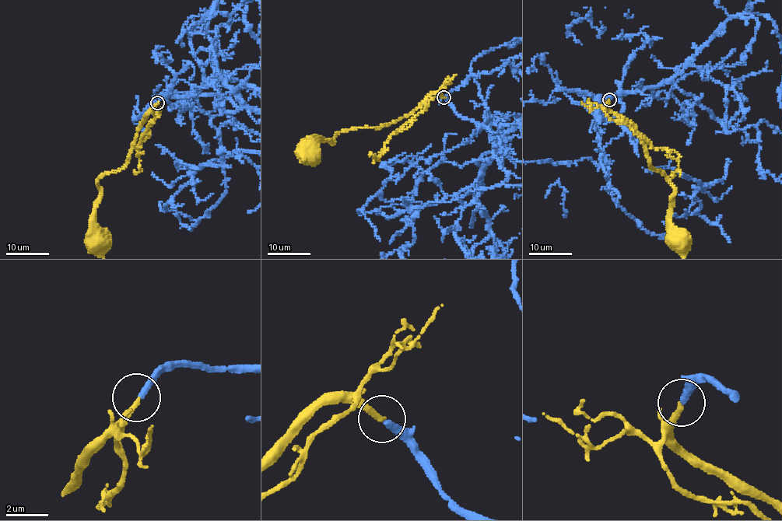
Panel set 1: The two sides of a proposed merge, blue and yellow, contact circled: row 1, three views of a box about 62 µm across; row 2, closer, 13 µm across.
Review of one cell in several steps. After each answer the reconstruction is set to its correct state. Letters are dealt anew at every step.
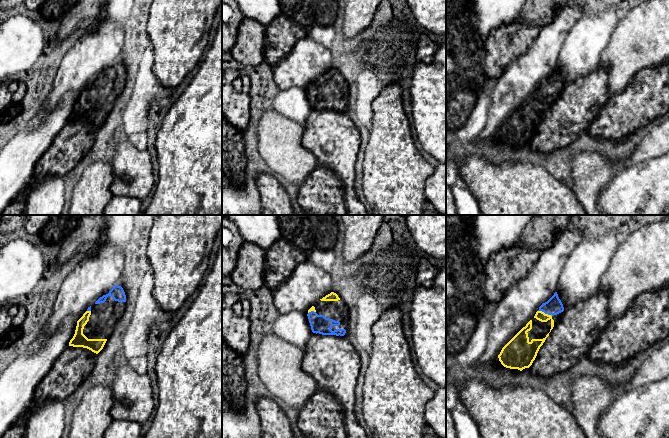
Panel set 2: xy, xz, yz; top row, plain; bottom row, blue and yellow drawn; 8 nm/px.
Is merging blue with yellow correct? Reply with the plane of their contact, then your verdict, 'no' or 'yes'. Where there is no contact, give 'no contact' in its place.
contact in yz; yes

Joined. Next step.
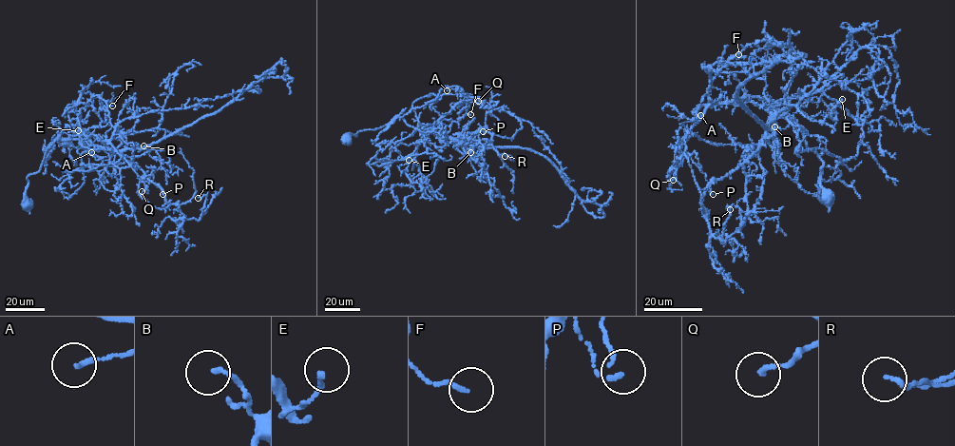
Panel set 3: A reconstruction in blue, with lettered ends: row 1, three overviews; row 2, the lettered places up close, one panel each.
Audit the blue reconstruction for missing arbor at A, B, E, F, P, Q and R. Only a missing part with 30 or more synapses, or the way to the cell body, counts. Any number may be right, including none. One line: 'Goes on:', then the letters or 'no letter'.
Goes on: Q

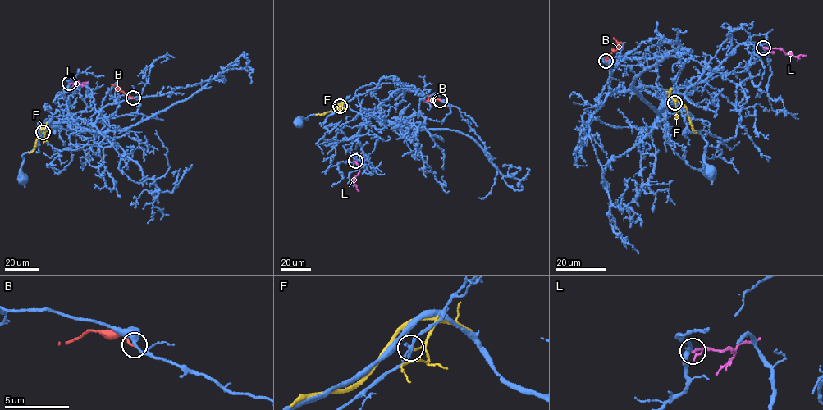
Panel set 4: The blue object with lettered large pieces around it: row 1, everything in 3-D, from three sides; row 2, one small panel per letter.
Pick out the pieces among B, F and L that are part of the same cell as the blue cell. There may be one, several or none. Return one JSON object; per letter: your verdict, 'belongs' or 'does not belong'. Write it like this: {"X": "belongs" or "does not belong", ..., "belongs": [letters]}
{"B": "does not belong", "F": "does not belong", "L": "does not belong", "belongs": []}

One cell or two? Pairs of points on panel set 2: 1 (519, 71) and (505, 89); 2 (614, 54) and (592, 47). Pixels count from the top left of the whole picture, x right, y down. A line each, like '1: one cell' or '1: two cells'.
1: one cell
2: two cells

